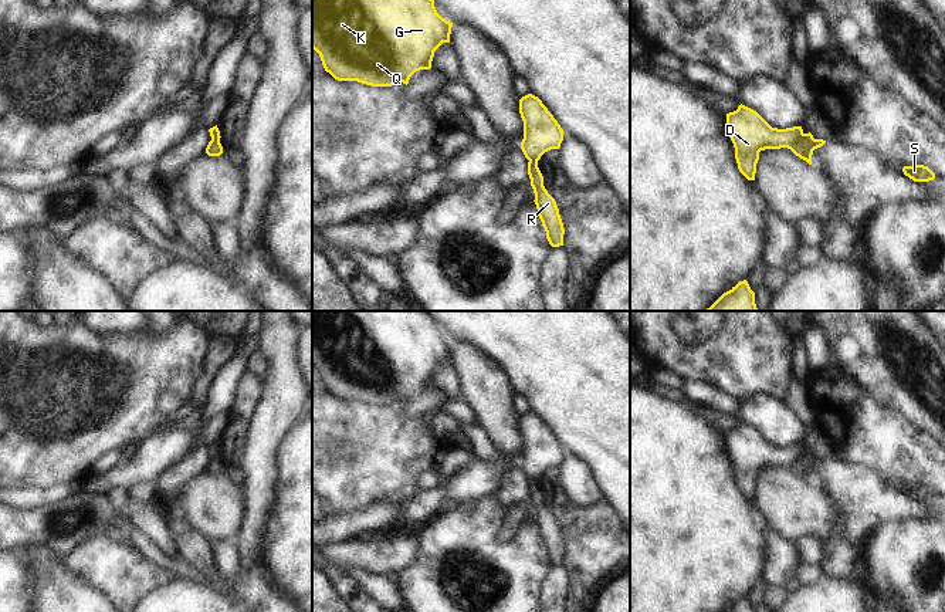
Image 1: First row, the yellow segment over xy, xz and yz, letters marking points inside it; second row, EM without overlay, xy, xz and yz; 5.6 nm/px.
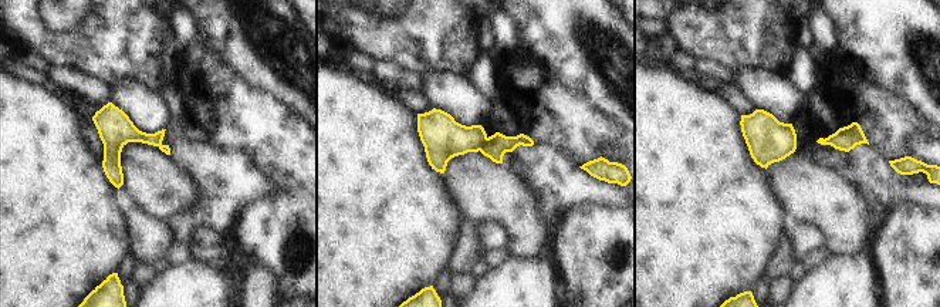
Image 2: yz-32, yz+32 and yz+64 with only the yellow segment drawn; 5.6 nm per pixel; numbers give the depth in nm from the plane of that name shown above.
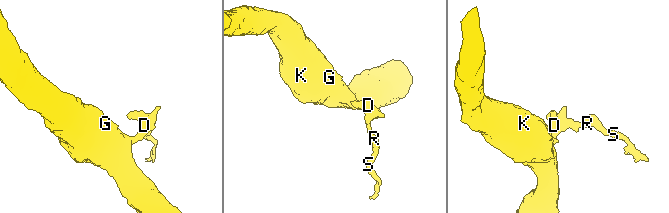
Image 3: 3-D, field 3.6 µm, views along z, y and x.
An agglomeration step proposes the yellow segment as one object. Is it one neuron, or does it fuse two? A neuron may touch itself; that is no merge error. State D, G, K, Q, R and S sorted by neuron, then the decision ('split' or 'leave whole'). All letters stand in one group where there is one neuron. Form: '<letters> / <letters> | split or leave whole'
D G K Q / R S | split

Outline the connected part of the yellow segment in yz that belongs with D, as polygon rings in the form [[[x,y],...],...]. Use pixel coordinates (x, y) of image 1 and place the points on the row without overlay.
[[[742,422],[736,429],[726,432],[726,446],[735,466],[738,487],[748,498],[755,498],[761,469],[790,467],[803,453],[802,444],[772,446],[756,429]]]

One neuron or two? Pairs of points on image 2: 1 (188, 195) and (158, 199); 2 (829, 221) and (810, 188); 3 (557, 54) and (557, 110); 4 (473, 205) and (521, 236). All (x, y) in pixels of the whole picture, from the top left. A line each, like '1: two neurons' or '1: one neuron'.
1: one neuron
2: one neuron
3: two neurons
4: one neuron

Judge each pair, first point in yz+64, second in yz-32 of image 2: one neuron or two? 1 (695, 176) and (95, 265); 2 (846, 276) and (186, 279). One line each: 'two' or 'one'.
1: one
2: one

